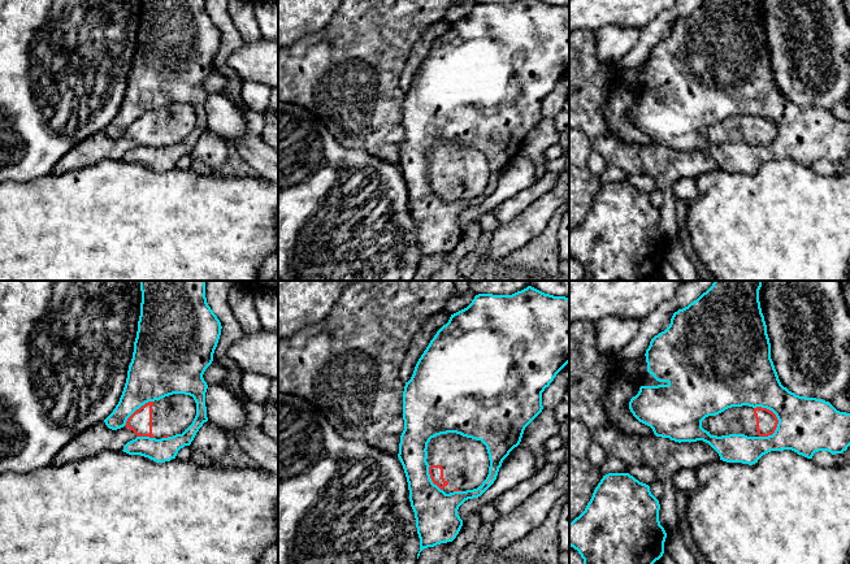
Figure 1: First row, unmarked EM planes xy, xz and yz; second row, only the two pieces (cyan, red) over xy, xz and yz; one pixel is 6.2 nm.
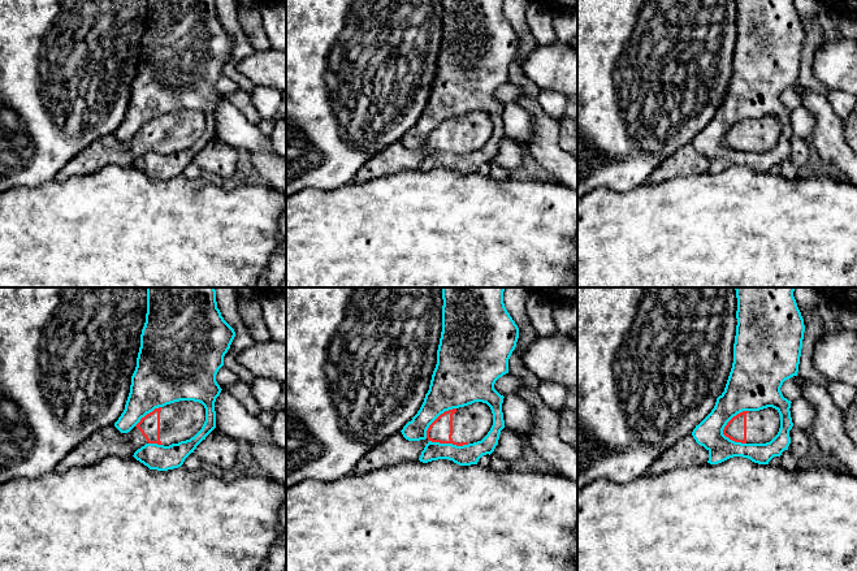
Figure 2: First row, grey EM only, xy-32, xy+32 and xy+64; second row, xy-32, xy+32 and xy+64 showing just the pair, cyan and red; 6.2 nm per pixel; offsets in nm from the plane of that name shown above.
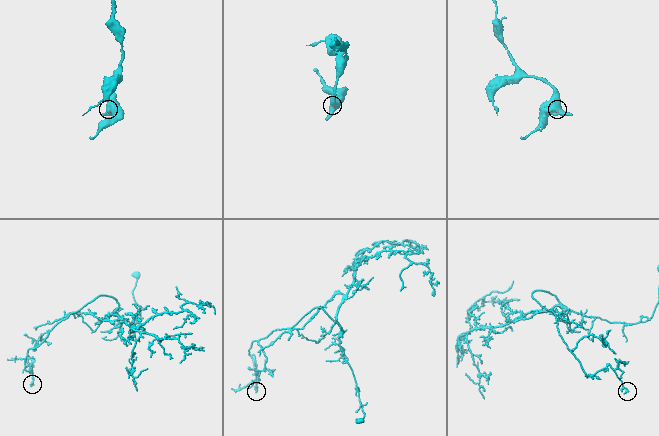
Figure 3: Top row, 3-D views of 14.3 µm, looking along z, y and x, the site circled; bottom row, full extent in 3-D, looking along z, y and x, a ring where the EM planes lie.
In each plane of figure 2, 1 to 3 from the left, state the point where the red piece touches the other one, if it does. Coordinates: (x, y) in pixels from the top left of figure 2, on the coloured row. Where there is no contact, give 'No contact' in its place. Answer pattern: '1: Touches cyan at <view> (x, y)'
1: Touches cyan at xy-32 (147, 412)
2: Touches cyan at xy+32 (436, 418)
3: Touches cyan at xy+64 (730, 419)

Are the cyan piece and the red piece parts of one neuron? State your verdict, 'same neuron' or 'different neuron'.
different neuron

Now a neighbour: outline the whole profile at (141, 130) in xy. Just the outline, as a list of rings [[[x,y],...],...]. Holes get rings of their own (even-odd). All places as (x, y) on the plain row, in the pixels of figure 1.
[[[173,103],[148,110],[136,118],[121,138],[112,139],[104,130],[88,136],[55,165],[52,174],[61,175],[104,160],[122,160],[123,155],[136,146],[161,148],[182,143],[195,125],[196,112],[190,104]]]

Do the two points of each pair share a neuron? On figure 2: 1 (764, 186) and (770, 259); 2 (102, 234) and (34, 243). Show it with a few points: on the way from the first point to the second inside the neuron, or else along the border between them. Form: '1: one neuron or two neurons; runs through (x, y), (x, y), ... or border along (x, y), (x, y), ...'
1: one neuron; runs through (764, 204), (764, 241)
2: one neuron; runs through (85, 243), (51, 243)

